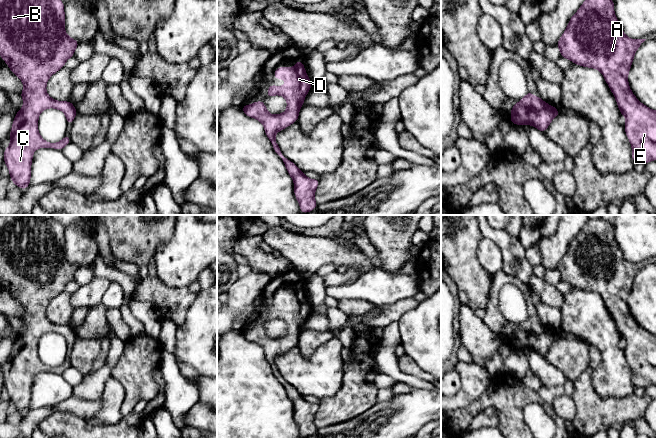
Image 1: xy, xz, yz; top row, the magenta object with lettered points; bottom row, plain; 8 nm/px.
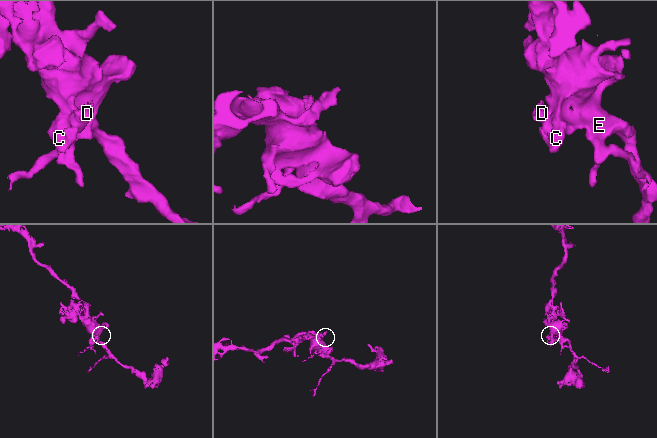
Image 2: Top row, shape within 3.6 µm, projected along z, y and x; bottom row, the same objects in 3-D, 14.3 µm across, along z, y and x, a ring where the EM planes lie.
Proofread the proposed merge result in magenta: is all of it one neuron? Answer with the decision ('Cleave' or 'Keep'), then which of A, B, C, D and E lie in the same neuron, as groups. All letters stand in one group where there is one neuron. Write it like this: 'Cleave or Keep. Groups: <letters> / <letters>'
Keep. Groups: A B C D E

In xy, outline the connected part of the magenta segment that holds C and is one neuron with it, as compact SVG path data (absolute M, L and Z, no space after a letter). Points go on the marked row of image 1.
M0 0L0 56L10 70L23 82L20 96L24 105L14 117L10 131L10 145L4 149L12 183L25 190L30 185L33 153L38 148L62 150L71 142L66 135L58 143L45 141L38 132L38 118L42 111L54 108L64 112L67 123L72 125L78 114L69 101L57 101L46 92L48 79L72 58L79 42L65 32L64 3L61 0Z

